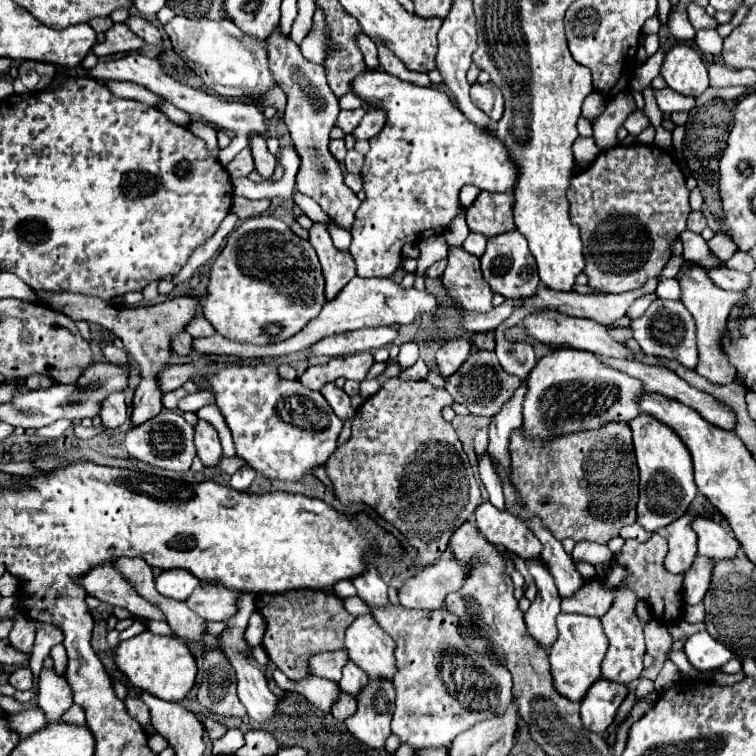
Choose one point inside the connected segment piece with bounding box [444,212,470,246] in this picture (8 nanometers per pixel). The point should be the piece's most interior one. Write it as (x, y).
(456, 234)

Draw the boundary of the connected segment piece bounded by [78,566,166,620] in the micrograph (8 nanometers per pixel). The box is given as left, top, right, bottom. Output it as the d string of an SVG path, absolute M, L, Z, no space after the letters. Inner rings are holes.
M106 566L92 568L90 574L82 576L82 580L78 580L78 584L82 588L86 588L86 592L90 596L96 596L98 600L102 600L106 604L128 608L128 612L134 618L166 620L164 612L156 604L142 598L116 568L106 568Z

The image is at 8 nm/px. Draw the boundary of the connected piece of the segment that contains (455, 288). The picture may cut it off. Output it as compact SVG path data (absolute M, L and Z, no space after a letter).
M450 248L448 266L442 276L452 296L458 296L460 304L468 312L490 312L492 290L482 278L480 260L468 254L464 248Z

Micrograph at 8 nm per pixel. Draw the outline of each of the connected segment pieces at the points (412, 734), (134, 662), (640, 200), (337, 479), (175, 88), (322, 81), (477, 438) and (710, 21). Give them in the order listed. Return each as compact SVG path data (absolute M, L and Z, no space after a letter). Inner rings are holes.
M368 602L366 606L378 626L396 642L396 710L392 732L400 736L400 742L416 748L450 746L460 732L490 716L498 716L498 712L504 712L506 704L514 700L508 668L468 644L468 636L488 640L486 630L478 626L462 630L460 618L446 608L406 610L394 604L378 608Z
M142 632L120 642L116 648L116 664L138 690L150 692L152 696L166 702L180 702L186 698L194 688L198 674L196 658L184 640L174 636L156 636L150 632Z
M636 142L600 152L600 156L584 172L570 180L566 198L570 204L570 220L580 228L580 238L584 242L588 284L616 294L642 288L648 278L654 278L664 270L672 256L672 242L686 230L686 218L690 214L686 178L678 160L656 144L646 146Z
M390 378L378 394L368 398L356 410L352 438L324 464L328 478L334 484L336 498L344 506L360 502L374 508L380 518L390 522L410 542L410 546L418 550L418 556L412 562L418 568L438 564L454 528L470 518L480 498L480 488L468 456L464 454L452 424L442 418L444 406L452 406L452 396L446 390L434 388L426 380L402 382L400 378Z
M132 52L128 56L122 56L118 60L100 60L92 70L88 70L86 74L88 78L102 78L102 80L126 80L126 82L134 82L134 84L140 84L144 88L148 88L150 92L162 96L164 100L172 102L176 108L188 112L192 118L198 118L198 120L204 120L204 122L212 122L214 126L222 128L222 130L232 130L236 136L231 140L230 144L221 149L218 154L218 159L222 165L227 165L239 152L248 144L248 134L264 134L266 130L258 130L258 128L268 128L266 126L266 120L264 120L264 114L262 110L256 106L256 104L250 104L250 102L242 102L242 100L236 100L236 102L226 102L224 98L216 98L216 96L210 96L202 90L194 90L182 82L178 82L176 78L168 76L160 62L154 60L154 58L146 58L138 52Z
M278 30L268 40L270 40L270 68L274 68L274 78L278 80L278 86L288 96L284 122L302 158L302 164L296 176L298 190L310 196L312 200L316 200L320 208L326 214L330 214L342 228L350 230L354 222L354 214L360 206L360 200L348 186L344 186L340 164L334 160L334 156L328 150L328 142L330 142L328 134L340 112L338 98L330 92L322 64L312 64L310 60L306 60L300 48L288 36L278 36Z
M482 428L482 430L478 430L474 434L474 450L476 450L476 454L486 452L486 446L488 446L488 430Z
M688 4L686 6L686 12L688 12L688 20L690 24L694 26L694 30L702 30L702 28L716 28L718 22L714 16L708 16L704 8L696 6L696 4Z

